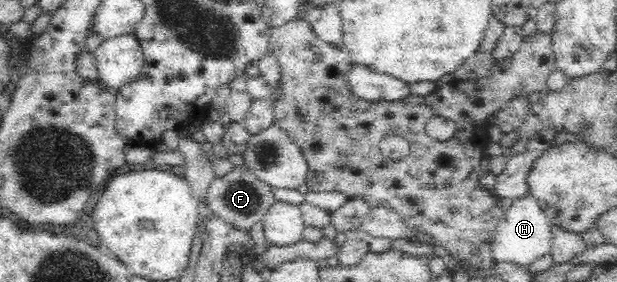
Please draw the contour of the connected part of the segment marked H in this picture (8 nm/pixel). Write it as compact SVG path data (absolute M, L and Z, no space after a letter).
M527 192L516 199L507 210L504 210L502 220L497 225L492 257L497 261L511 261L529 265L537 258L550 253L551 225L533 193Z

